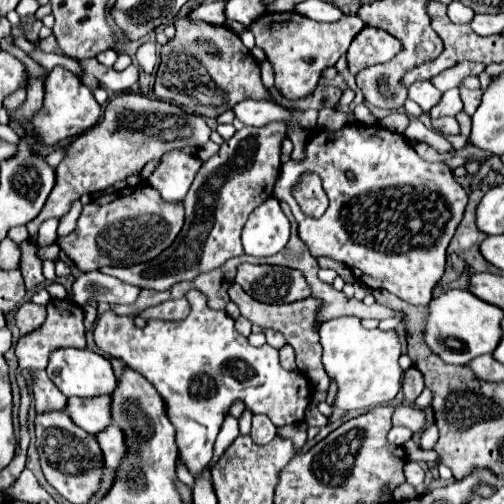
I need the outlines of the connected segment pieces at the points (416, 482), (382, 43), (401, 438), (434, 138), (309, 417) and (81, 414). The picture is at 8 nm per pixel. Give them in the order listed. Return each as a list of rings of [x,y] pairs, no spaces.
[[[406,462],[404,466],[404,476],[406,476],[406,482],[410,482],[416,490],[418,495],[424,495],[428,492],[427,486],[424,483],[424,468],[416,462]]]
[[[364,26],[348,48],[348,54],[346,54],[348,70],[352,72],[352,76],[356,76],[364,68],[392,60],[400,52],[400,48],[402,48],[402,42],[392,34],[380,28]]]
[[[394,426],[390,432],[388,432],[388,440],[392,442],[392,444],[398,444],[398,446],[402,446],[404,442],[408,442],[412,438],[412,430],[408,430],[408,428],[398,428],[398,426]]]
[[[418,119],[410,121],[409,126],[404,131],[404,136],[409,140],[426,142],[440,153],[454,150],[452,145],[442,135],[432,129],[428,129]]]
[[[314,404],[308,406],[308,410],[306,410],[306,418],[304,418],[304,420],[306,420],[308,426],[326,426],[326,424],[328,424],[328,418],[322,416]]]
[[[106,394],[92,396],[92,398],[72,396],[72,398],[68,398],[66,412],[76,426],[80,426],[82,430],[86,430],[90,434],[96,434],[110,424],[108,406],[110,406],[110,398]]]

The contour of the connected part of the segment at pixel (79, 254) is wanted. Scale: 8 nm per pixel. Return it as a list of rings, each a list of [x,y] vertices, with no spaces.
[[[140,184],[134,188],[116,190],[114,194],[104,194],[86,204],[78,218],[76,230],[56,242],[82,272],[102,266],[134,266],[148,262],[166,250],[178,236],[182,224],[182,202],[166,202],[156,188],[150,184]]]

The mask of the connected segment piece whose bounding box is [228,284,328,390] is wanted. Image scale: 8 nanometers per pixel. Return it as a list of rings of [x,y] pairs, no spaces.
[[[232,284],[230,290],[230,300],[240,308],[240,314],[244,318],[248,318],[252,324],[258,324],[262,328],[274,328],[278,330],[280,334],[284,334],[286,342],[294,348],[296,352],[296,366],[302,374],[306,374],[310,378],[310,382],[314,386],[320,386],[320,390],[328,390],[328,378],[322,370],[322,346],[320,346],[320,338],[318,338],[318,332],[312,328],[312,334],[310,334],[310,326],[314,322],[314,314],[316,314],[316,298],[306,298],[306,300],[298,300],[298,302],[292,302],[292,304],[262,304],[262,302],[256,302],[254,298],[250,298],[244,290],[240,290],[240,286]]]

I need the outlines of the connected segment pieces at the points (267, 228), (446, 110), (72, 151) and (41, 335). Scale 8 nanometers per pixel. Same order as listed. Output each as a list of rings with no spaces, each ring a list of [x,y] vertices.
[[[268,198],[248,218],[244,226],[244,250],[250,256],[272,256],[280,252],[290,236],[290,222],[280,202]]]
[[[452,88],[448,92],[442,94],[440,102],[430,110],[432,118],[440,118],[440,116],[456,116],[462,110],[462,100],[458,94],[458,88]]]
[[[140,94],[114,96],[104,110],[104,118],[66,144],[66,154],[56,168],[56,184],[48,196],[48,202],[44,204],[44,210],[26,226],[30,236],[28,242],[36,246],[40,224],[48,218],[64,216],[72,202],[80,196],[100,192],[114,186],[116,182],[122,182],[128,178],[128,174],[132,174],[132,170],[144,168],[146,162],[162,158],[168,150],[184,146],[200,148],[208,142],[208,138],[210,128],[200,116],[186,114],[182,108],[170,102],[146,98]]]
[[[50,300],[48,304],[48,318],[46,322],[36,328],[30,334],[20,336],[18,344],[16,344],[16,356],[20,362],[20,368],[24,370],[38,370],[38,368],[46,368],[48,364],[48,354],[56,348],[86,348],[86,328],[84,328],[84,316],[82,316],[82,308],[74,302],[68,300]]]

